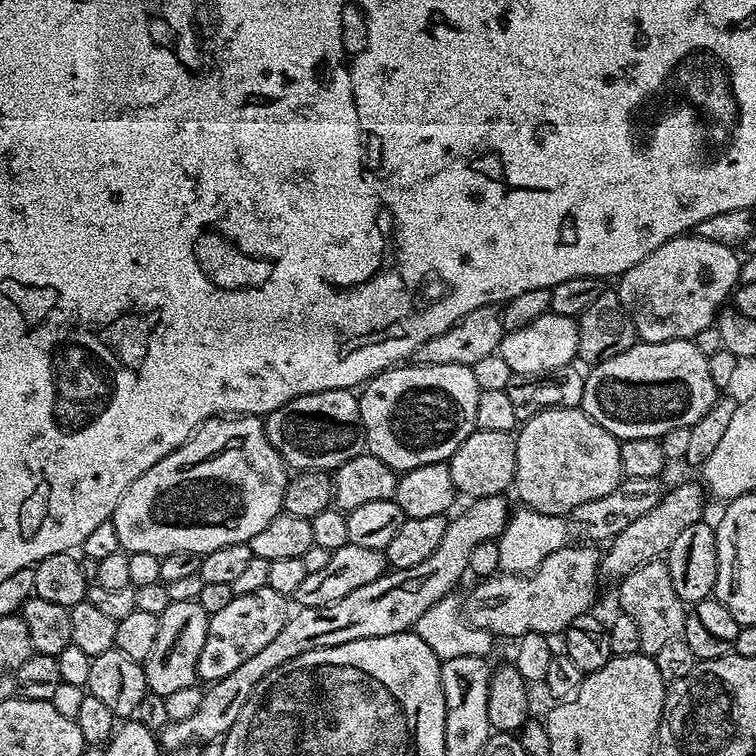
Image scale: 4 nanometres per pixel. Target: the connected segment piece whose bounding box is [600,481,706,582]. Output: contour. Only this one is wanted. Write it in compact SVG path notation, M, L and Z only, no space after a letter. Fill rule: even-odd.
M682 482L661 495L657 506L641 518L626 526L622 533L615 536L607 545L600 559L600 576L618 582L646 561L663 557L674 544L675 539L687 527L703 521L705 487L699 482Z

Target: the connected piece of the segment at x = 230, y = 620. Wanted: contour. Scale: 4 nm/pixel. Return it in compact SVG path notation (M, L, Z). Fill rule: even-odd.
M266 586L251 594L235 596L229 605L218 614L209 616L206 642L202 645L202 655L198 658L198 677L201 681L211 682L226 678L242 662L254 658L258 650L263 650L286 626L290 615L289 599Z

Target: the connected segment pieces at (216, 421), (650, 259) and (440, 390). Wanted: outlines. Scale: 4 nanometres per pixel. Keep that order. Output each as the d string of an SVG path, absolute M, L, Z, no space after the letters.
M225 414L214 416L201 424L185 444L178 446L166 458L154 462L122 494L112 515L114 530L118 530L120 547L125 553L141 552L162 557L174 550L205 553L251 542L254 534L279 516L284 507L284 495L290 479L290 469L284 459L270 446L264 420L259 416Z
M695 234L676 236L668 240L658 250L646 254L638 266L626 270L618 280L618 291L622 306L630 314L636 327L637 337L643 343L657 344L671 340L692 340L702 330L713 327L717 315L727 303L726 298L733 293L739 281L739 257L737 253L718 242L707 241Z
M429 364L419 365L420 372L396 372L400 370L389 370L380 373L378 378L373 378L363 385L362 403L360 405L360 413L364 419L364 438L366 448L371 455L382 458L382 462L386 462L386 466L396 469L397 473L403 474L409 472L412 468L418 466L430 466L434 462L447 462L452 459L452 452L458 450L458 446L462 442L466 442L466 438L472 432L477 431L476 426L476 393L478 385L476 385L475 371L470 370L469 366L430 366Z

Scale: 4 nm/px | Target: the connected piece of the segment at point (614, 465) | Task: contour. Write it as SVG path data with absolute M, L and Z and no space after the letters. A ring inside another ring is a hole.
M551 408L519 425L516 437L516 482L519 503L547 516L567 517L578 506L610 494L624 476L620 441L580 408Z

